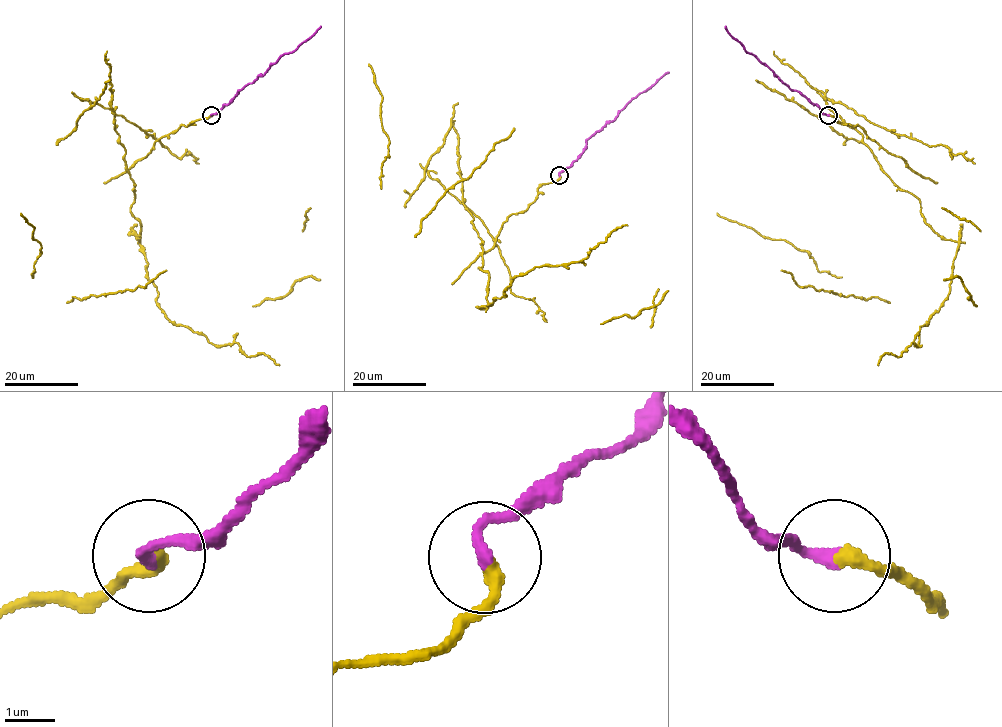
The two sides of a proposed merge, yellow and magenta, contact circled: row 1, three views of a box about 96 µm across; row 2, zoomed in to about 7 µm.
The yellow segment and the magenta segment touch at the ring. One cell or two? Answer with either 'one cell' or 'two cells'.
two cells

